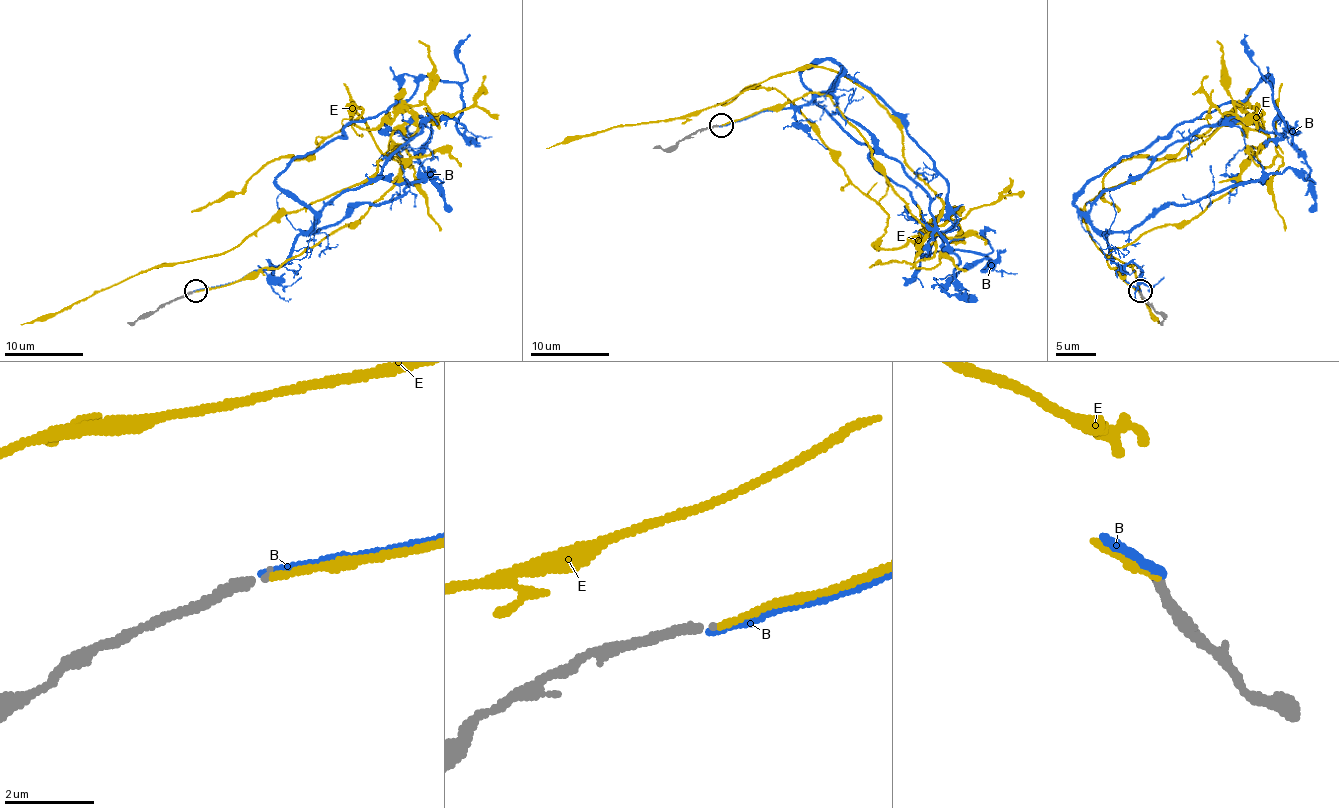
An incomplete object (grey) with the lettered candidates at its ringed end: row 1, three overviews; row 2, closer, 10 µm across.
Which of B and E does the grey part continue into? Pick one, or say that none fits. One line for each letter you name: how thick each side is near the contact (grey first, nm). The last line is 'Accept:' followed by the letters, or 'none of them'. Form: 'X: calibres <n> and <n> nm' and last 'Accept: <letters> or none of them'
E: calibres 190 and 140 nm
Accept: E

